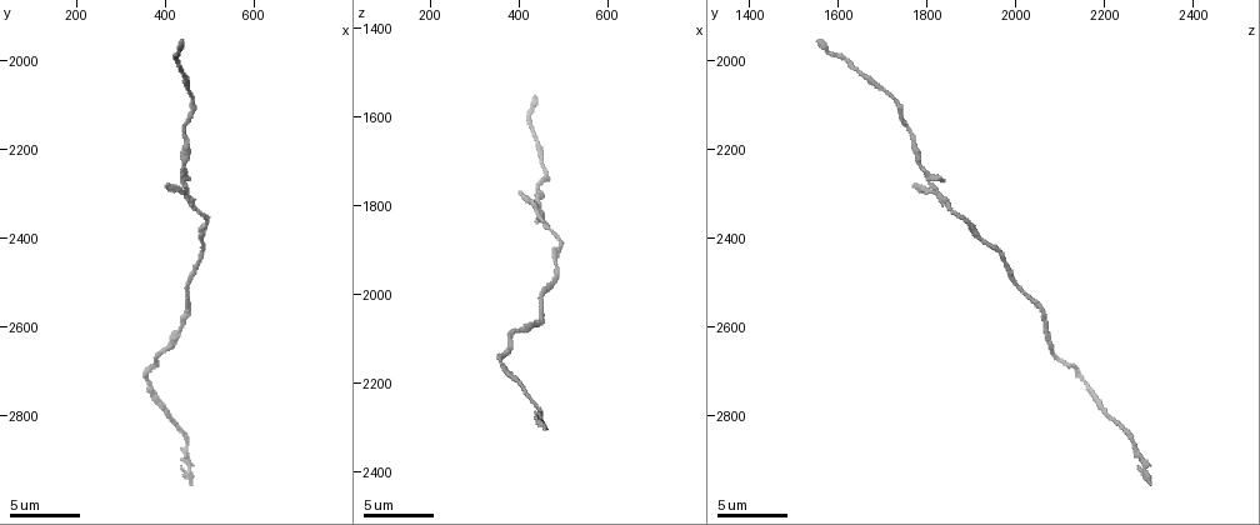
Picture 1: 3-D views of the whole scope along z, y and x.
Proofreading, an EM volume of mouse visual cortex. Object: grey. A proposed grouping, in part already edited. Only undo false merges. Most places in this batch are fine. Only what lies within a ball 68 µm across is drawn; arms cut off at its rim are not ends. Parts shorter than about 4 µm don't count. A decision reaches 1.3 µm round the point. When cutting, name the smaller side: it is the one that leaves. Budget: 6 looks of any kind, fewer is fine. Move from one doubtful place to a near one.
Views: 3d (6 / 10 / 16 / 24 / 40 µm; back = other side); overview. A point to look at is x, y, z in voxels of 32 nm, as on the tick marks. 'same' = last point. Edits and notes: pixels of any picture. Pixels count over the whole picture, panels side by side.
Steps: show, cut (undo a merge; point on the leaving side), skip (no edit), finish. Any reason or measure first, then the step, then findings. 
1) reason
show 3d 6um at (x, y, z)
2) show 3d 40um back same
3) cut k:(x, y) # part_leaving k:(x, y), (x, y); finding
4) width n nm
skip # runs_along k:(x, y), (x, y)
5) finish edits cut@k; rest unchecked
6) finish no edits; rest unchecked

calibre changes
show 3d 16um at (460, 2310, 1835)

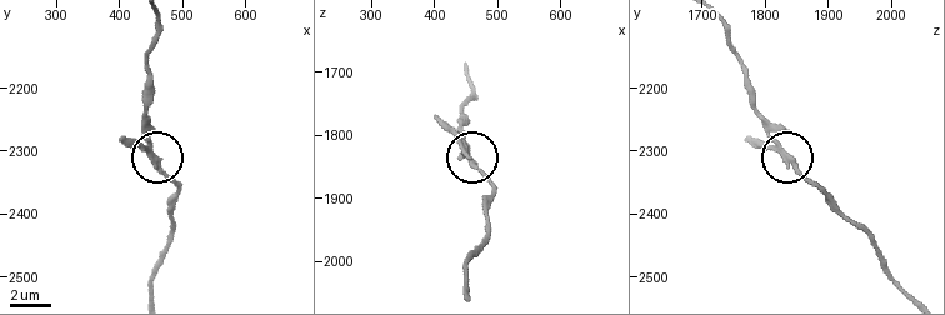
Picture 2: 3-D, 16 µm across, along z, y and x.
other side
show 3d 16um back at (455, 2310, 1840)

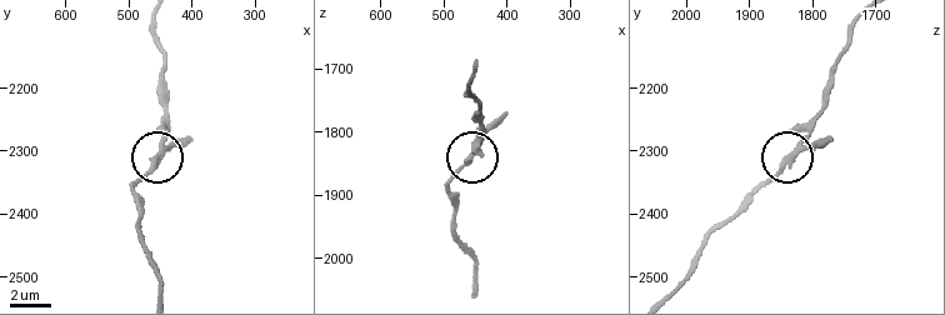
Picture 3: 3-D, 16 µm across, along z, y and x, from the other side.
skip # runs_along 3:(706, 239), (775, 170), (819, 116); continuous, no second neuron

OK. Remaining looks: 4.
narrows sharply
show 3d 16um at (460, 2075, 1710)

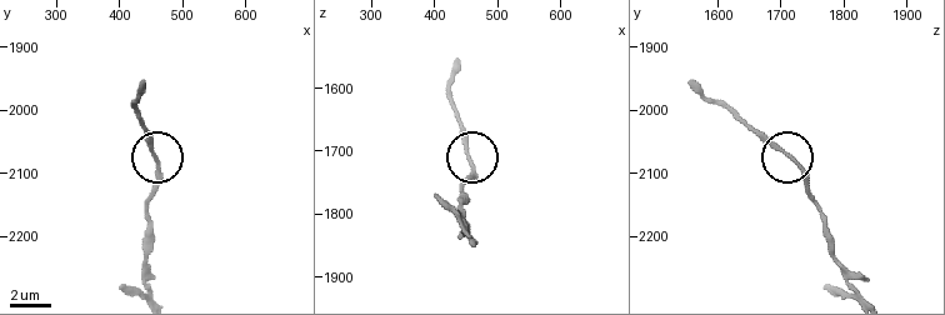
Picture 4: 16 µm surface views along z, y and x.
skip # runs_along 4:(474, 244), (463, 206), (474, 165), (458, 111); all the same neuron

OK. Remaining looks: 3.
sudden change in width
show 3d 10um at (445, 2855, 2255)

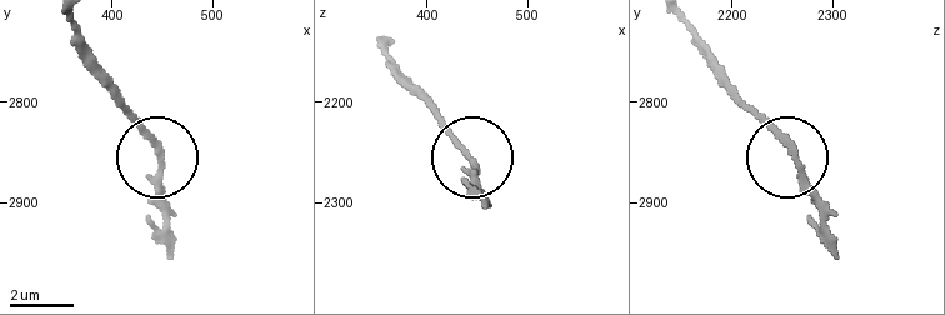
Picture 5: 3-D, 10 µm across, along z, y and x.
skip # runs_along 5:(69, 23), (83, 64), (155, 151), (166, 221); continuous, no second neuron

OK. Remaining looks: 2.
finish no edits; rest unchecked

